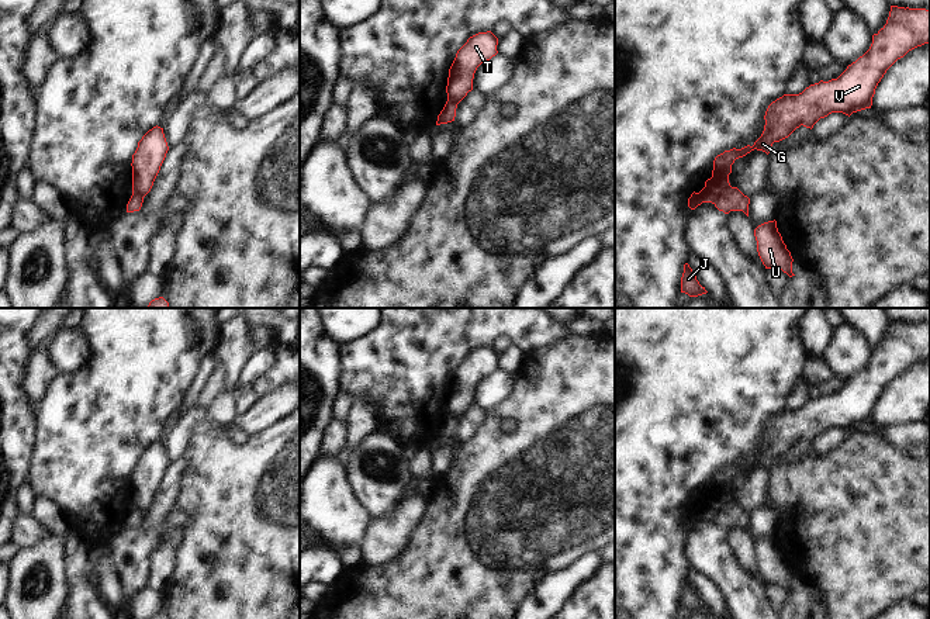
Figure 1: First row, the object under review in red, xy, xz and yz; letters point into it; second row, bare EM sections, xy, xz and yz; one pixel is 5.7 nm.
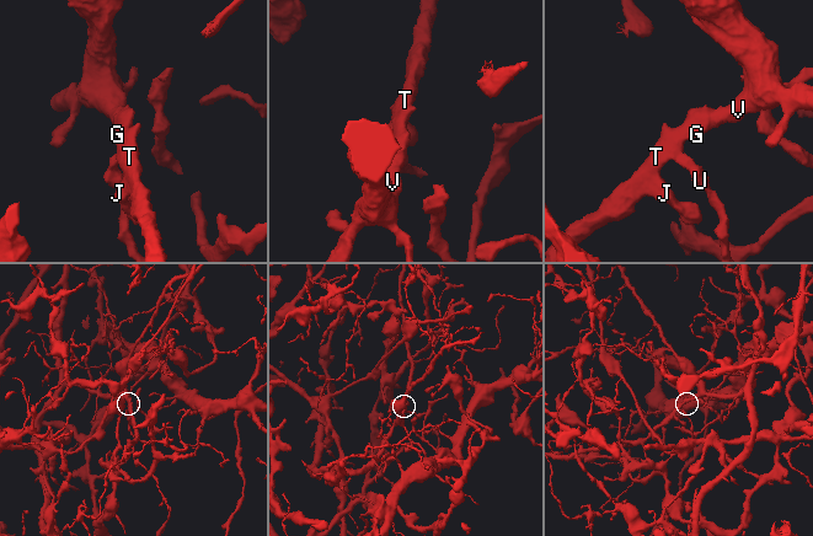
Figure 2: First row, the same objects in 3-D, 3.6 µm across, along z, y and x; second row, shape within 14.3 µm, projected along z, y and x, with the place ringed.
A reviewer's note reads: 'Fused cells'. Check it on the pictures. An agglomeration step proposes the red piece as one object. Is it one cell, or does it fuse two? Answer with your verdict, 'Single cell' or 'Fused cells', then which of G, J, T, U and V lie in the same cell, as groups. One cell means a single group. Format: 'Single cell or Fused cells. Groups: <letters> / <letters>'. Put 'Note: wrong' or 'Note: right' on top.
Note: right
Fused cells. Groups: G J T V / U

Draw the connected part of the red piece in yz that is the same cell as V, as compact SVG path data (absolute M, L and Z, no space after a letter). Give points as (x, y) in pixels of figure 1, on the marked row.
M891 6L886 24L872 35L870 49L837 77L810 84L799 94L784 94L772 101L764 115L765 125L753 146L730 149L713 160L712 177L699 193L692 193L688 207L715 204L730 189L729 174L736 159L751 151L771 152L774 142L788 138L801 125L813 125L832 113L871 108L875 89L886 70L909 51L930 44L930 10Z

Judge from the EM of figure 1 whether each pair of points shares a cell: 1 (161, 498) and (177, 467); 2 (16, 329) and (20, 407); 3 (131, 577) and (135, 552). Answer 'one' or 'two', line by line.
1: one
2: one
3: one

